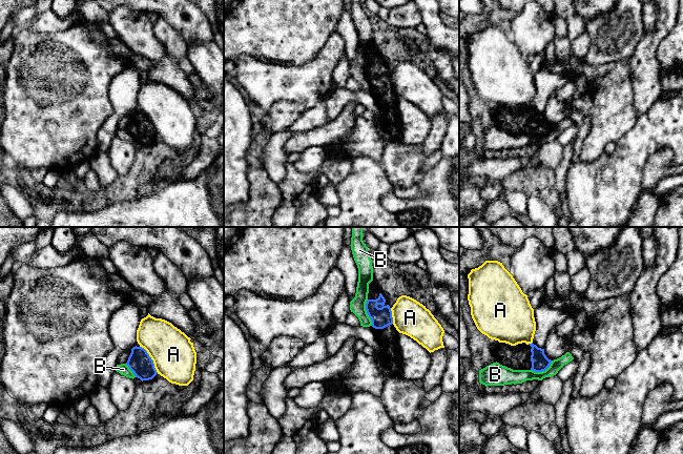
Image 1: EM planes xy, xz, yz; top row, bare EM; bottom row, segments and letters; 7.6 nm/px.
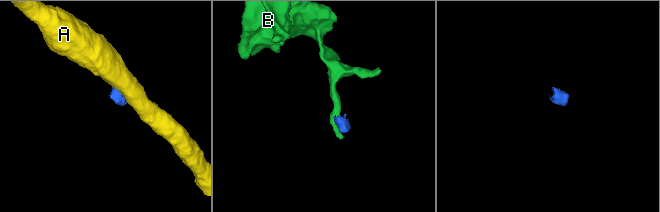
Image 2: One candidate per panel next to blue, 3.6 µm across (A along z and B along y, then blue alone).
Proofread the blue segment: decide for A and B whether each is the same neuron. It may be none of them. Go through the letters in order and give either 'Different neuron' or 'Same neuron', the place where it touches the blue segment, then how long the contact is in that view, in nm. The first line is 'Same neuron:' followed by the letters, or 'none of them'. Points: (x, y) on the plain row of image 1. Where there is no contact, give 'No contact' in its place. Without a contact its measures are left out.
Same neuron: none of them
A: Different neuron. Touches blue at xy (150, 123). Shared border 240 nm
B: Different neuron. Touches blue at xz (367, 77). Shared border 200 nm

